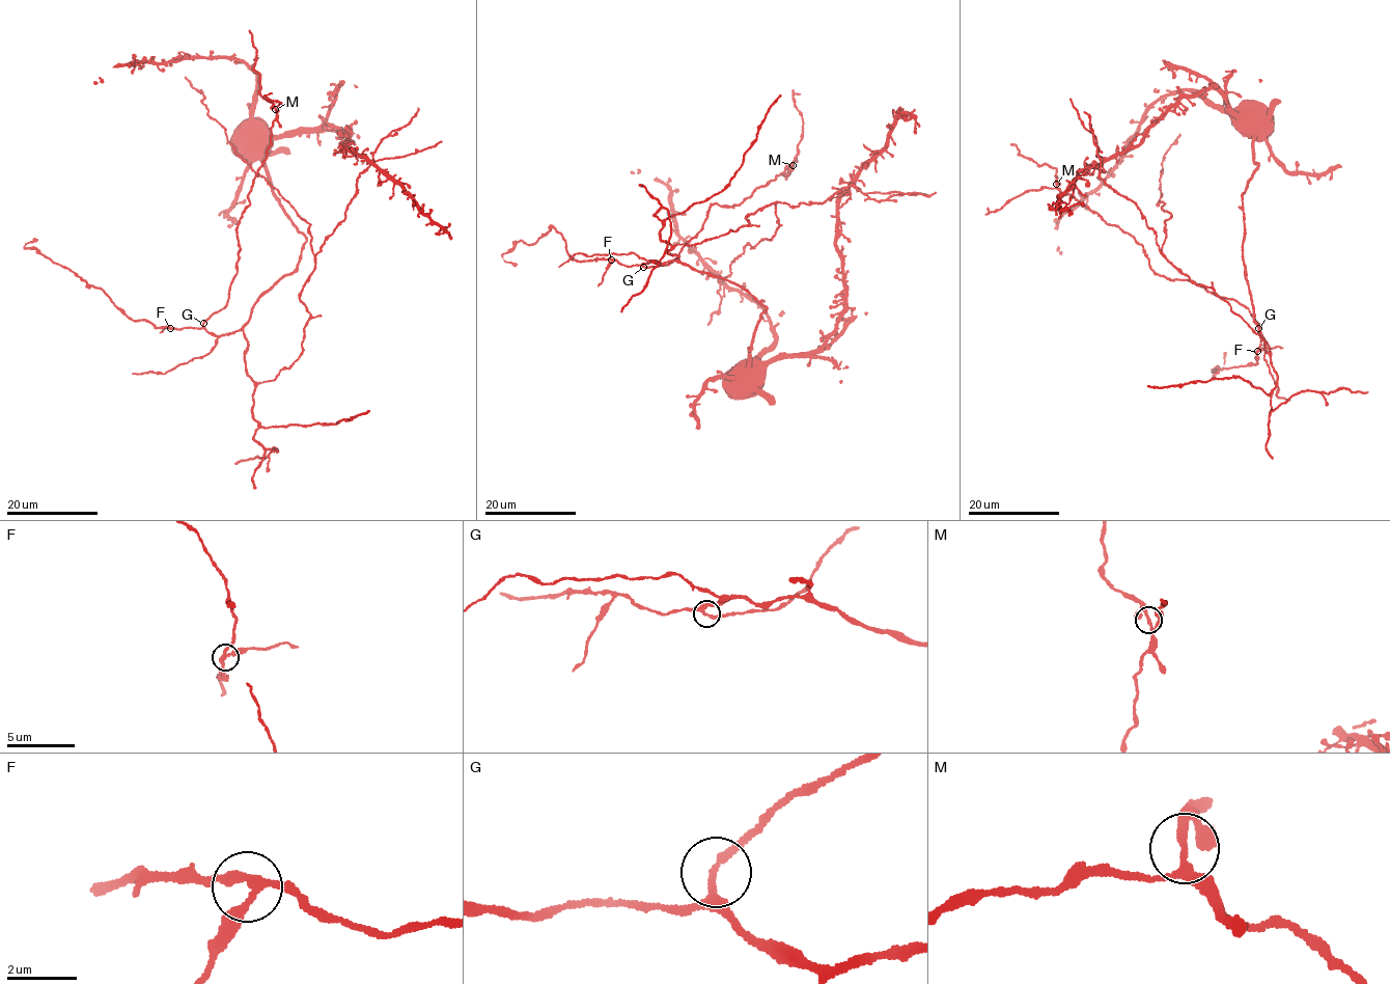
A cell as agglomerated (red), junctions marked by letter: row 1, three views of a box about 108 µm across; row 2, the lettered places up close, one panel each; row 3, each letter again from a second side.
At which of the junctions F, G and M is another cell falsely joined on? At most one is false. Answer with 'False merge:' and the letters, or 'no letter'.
False merge: no letter

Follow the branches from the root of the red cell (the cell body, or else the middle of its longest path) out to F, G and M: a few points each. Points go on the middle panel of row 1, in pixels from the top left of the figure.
F: (745, 379), (738, 364), (747, 367), (747, 348), (766, 309), (756, 297), (688, 265), (611, 260)
G: (745, 379), (738, 364), (747, 367), (747, 348), (766, 305), (739, 285), (689, 265), (656, 261), (643, 267)
M: (745, 379), (738, 364), (766, 305), (689, 265), (642, 265), (673, 261), (711, 206), (740, 203), (793, 166)

